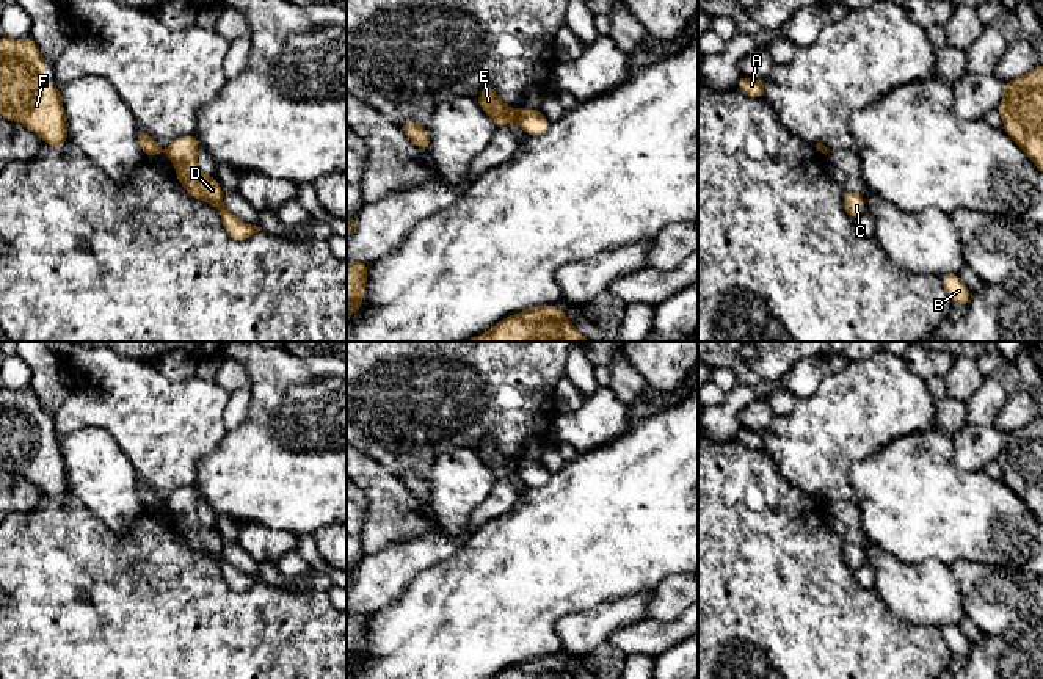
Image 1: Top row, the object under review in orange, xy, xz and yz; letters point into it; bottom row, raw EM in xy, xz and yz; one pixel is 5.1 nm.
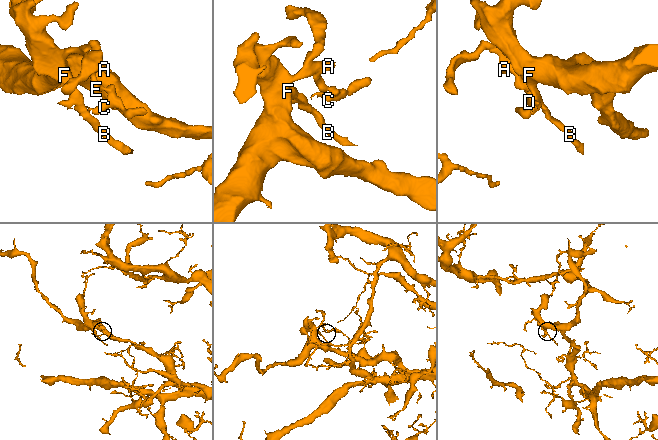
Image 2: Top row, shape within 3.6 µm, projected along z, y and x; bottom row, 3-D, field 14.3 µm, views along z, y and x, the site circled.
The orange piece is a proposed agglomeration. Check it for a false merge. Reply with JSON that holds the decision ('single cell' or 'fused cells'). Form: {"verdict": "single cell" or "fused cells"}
{"verdict": "fused cells"}

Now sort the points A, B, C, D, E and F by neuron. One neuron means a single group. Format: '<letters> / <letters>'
A B E F / C D

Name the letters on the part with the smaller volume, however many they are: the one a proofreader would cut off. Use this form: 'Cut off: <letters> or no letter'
Cut off: C, D

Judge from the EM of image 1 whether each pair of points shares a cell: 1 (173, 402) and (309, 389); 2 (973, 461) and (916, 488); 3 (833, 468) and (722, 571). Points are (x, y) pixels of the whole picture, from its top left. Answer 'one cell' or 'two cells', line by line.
1: two cells
2: two cells
3: two cells

